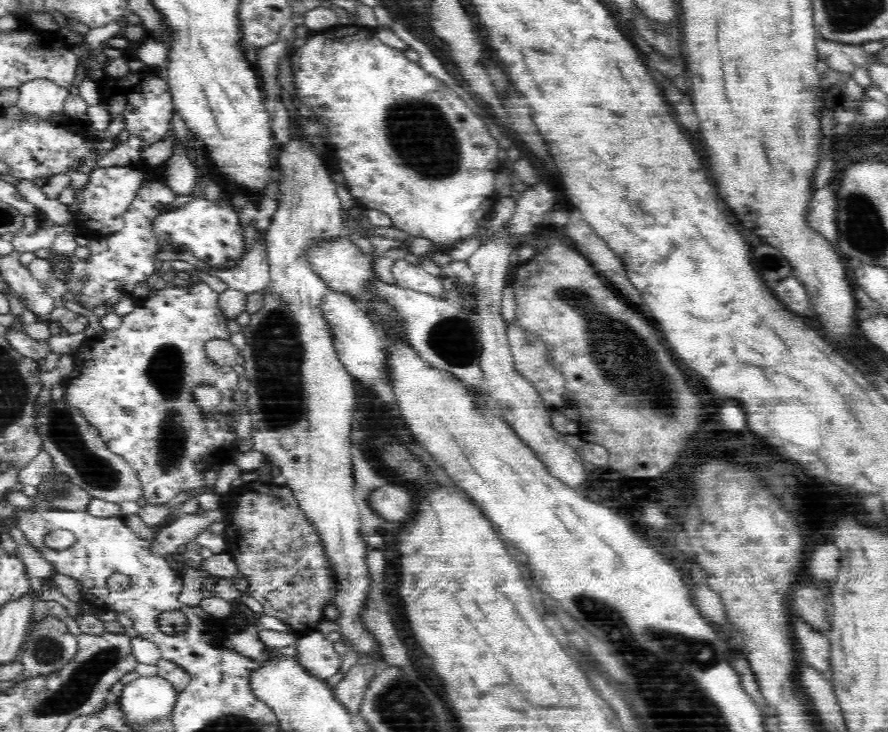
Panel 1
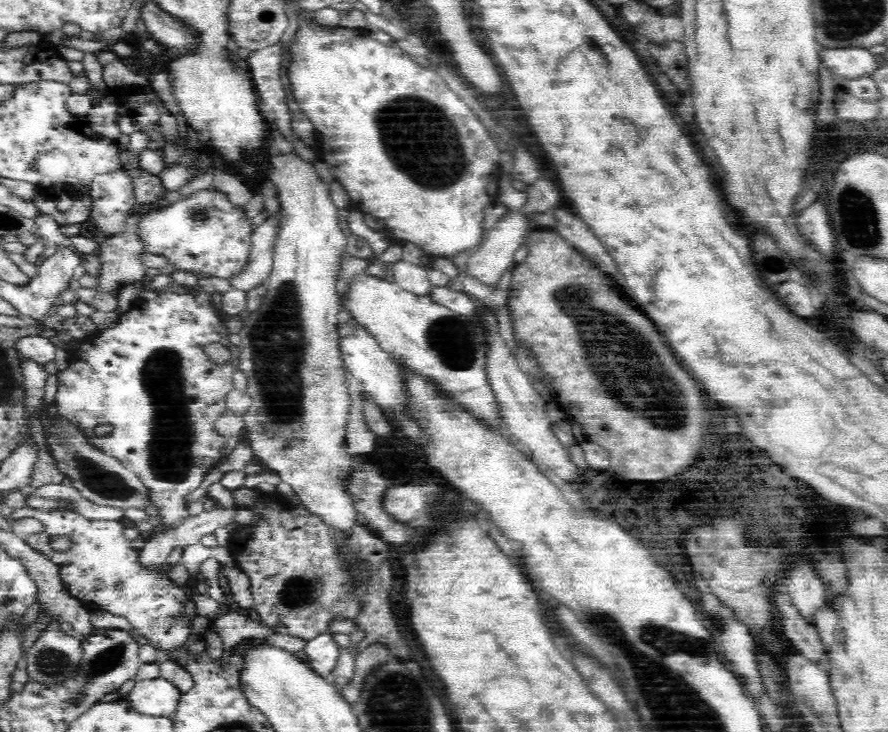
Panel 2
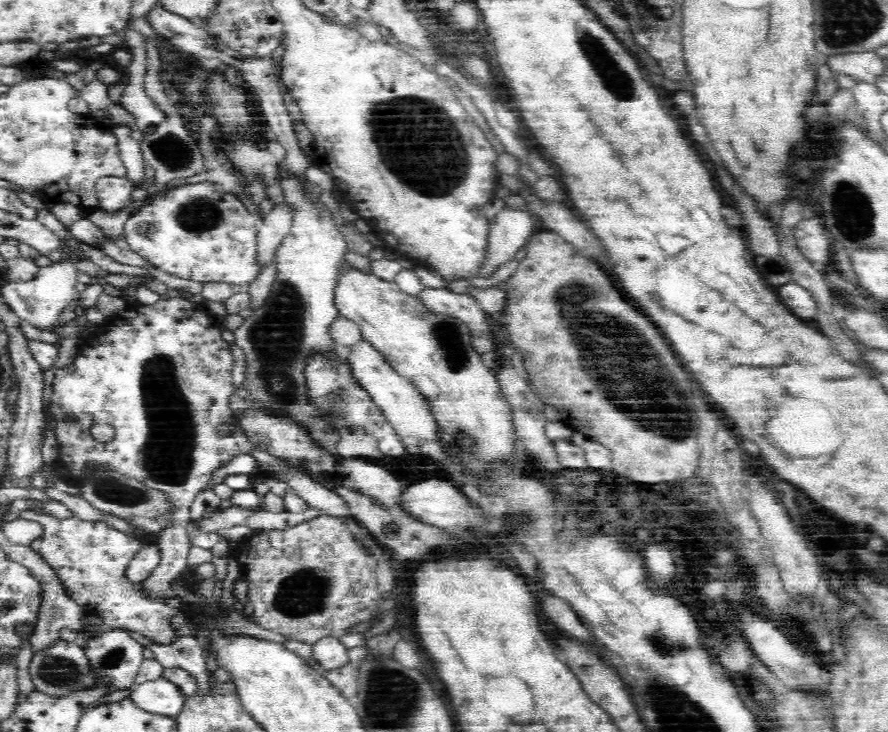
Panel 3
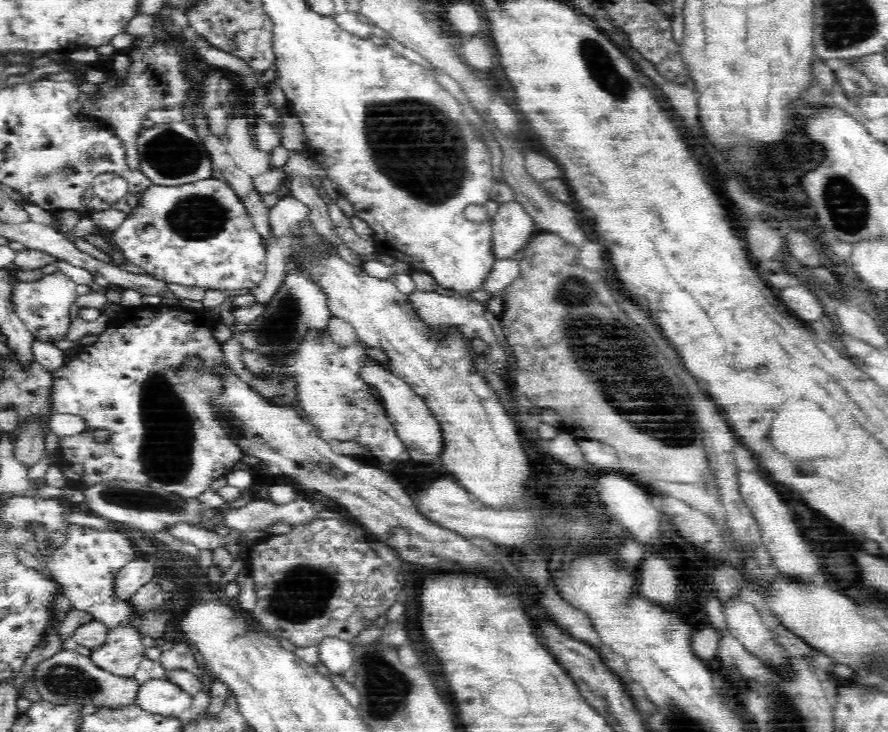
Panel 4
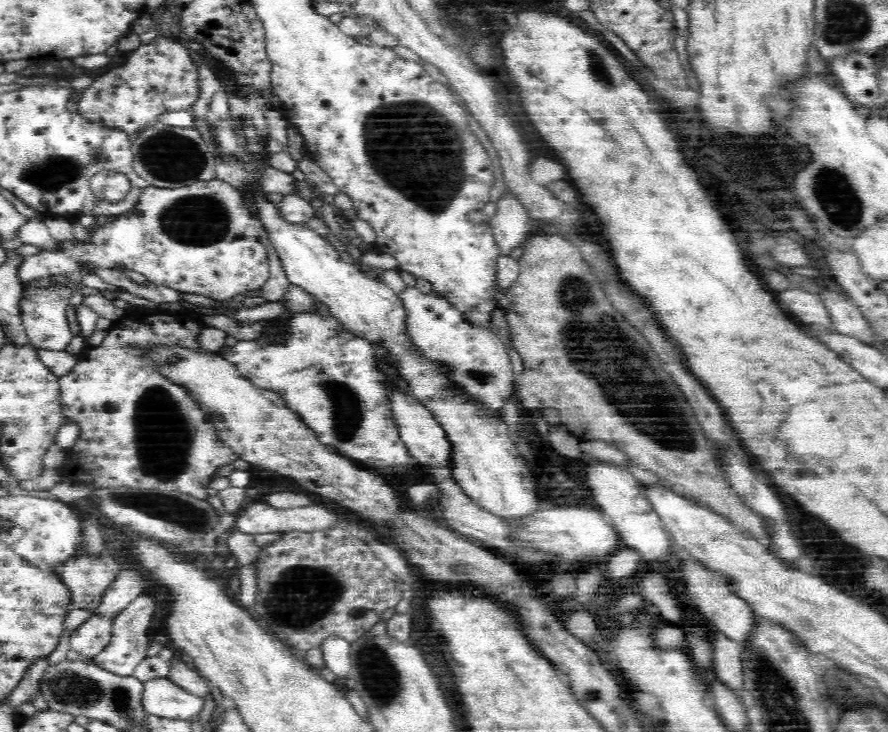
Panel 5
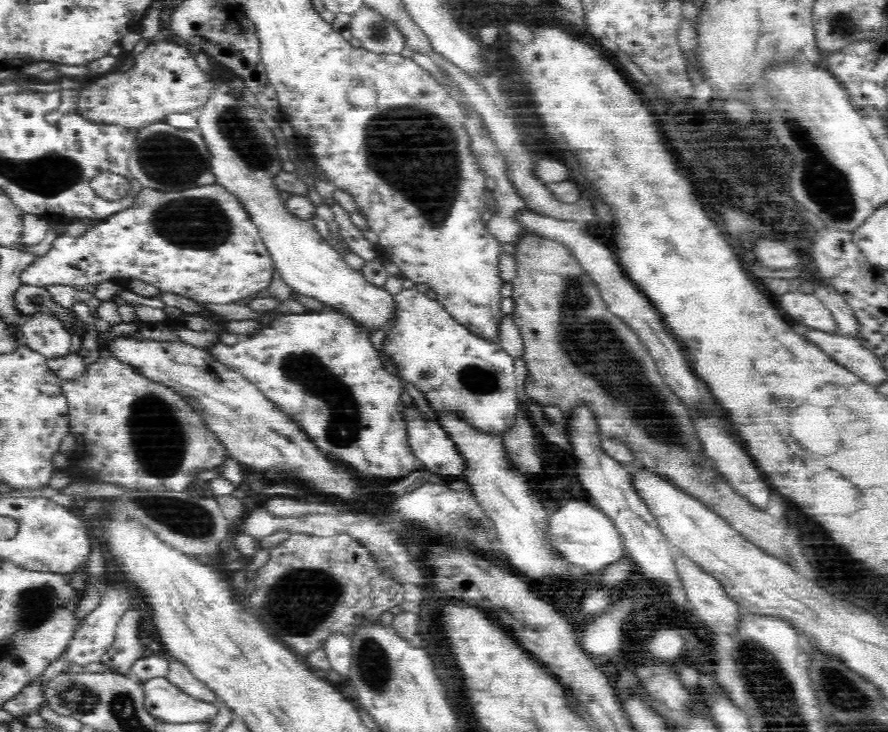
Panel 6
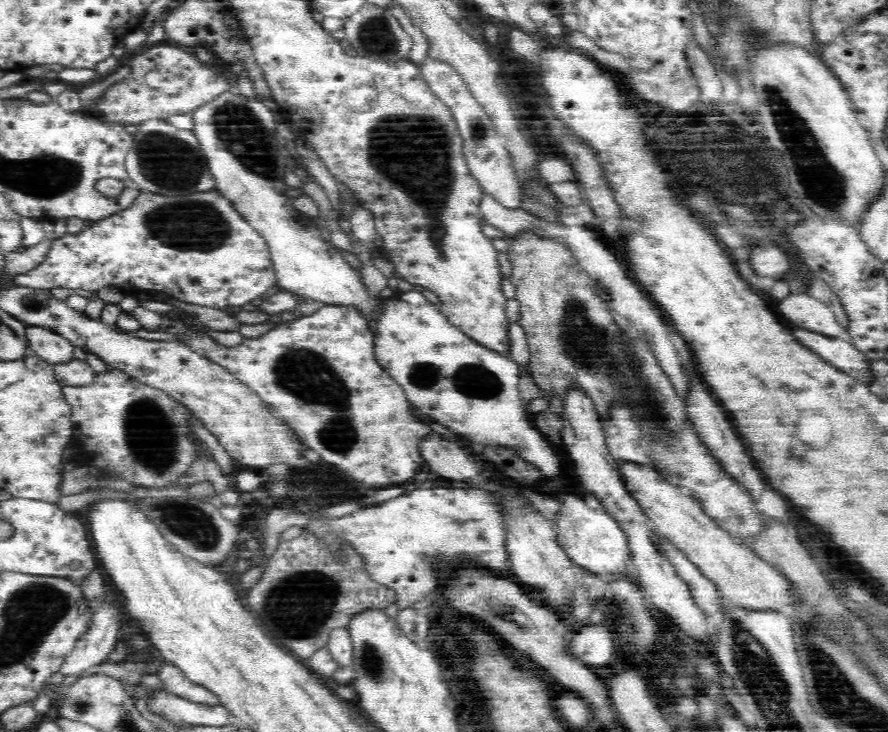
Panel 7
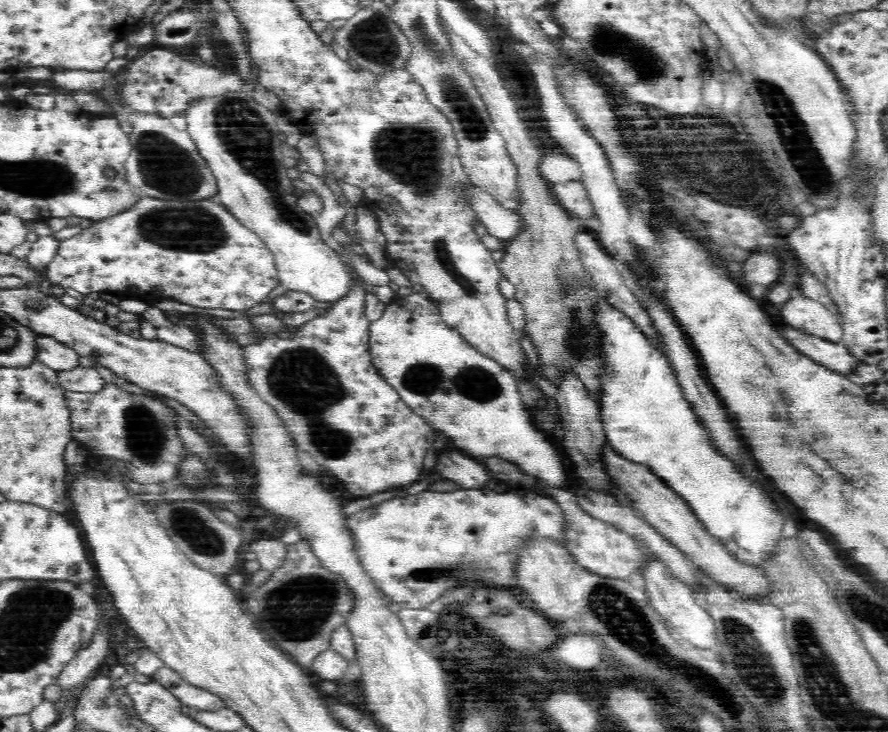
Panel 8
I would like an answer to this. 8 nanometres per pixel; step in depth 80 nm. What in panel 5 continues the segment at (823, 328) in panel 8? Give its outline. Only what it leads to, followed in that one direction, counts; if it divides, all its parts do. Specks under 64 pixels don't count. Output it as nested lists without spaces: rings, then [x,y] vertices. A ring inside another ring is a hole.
[[[792,288],[792,290],[784,290],[778,296],[778,302],[782,304],[782,308],[792,312],[798,320],[806,324],[824,324],[825,329],[831,328],[830,311],[816,294],[810,294],[800,288]]]

